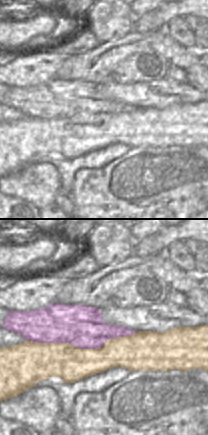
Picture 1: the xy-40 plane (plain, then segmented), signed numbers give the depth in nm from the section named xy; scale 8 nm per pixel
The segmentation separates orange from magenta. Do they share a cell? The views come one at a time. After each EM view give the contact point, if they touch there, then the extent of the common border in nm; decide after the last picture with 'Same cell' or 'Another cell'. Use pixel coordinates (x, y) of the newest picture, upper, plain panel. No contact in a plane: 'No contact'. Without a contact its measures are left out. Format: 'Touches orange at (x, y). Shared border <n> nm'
Touches orange at (82, 125). Shared border 900 nm.

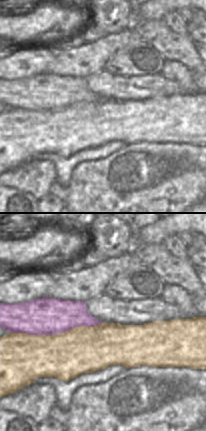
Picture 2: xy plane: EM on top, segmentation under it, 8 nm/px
Touches orange at (57, 110). Shared border 750 nm.

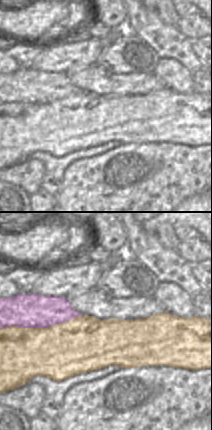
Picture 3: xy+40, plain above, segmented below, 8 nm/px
Touches orange at (42, 104). Shared border 700 nm.

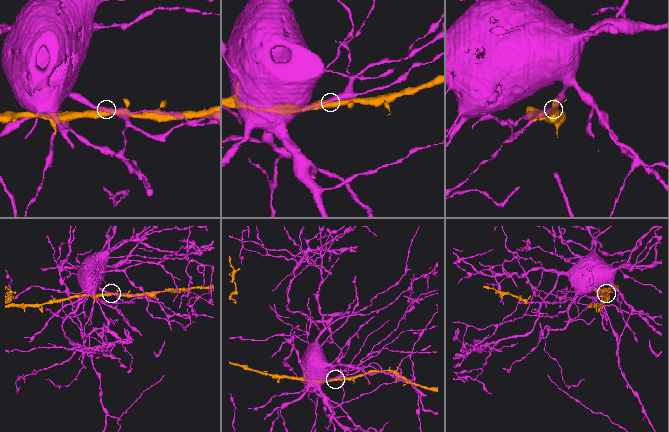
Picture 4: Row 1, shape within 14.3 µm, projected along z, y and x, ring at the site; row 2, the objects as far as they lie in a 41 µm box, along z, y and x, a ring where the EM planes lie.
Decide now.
Another cell.

